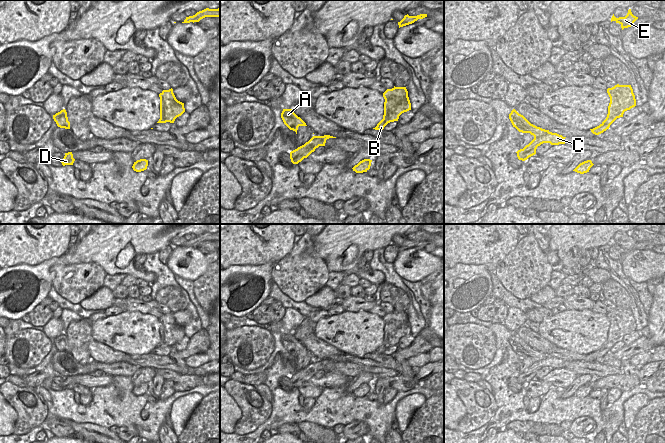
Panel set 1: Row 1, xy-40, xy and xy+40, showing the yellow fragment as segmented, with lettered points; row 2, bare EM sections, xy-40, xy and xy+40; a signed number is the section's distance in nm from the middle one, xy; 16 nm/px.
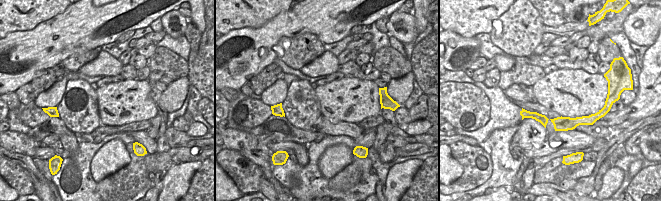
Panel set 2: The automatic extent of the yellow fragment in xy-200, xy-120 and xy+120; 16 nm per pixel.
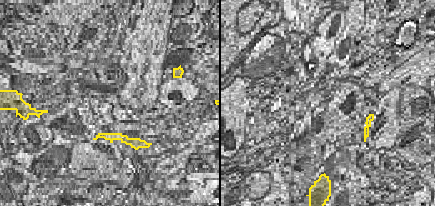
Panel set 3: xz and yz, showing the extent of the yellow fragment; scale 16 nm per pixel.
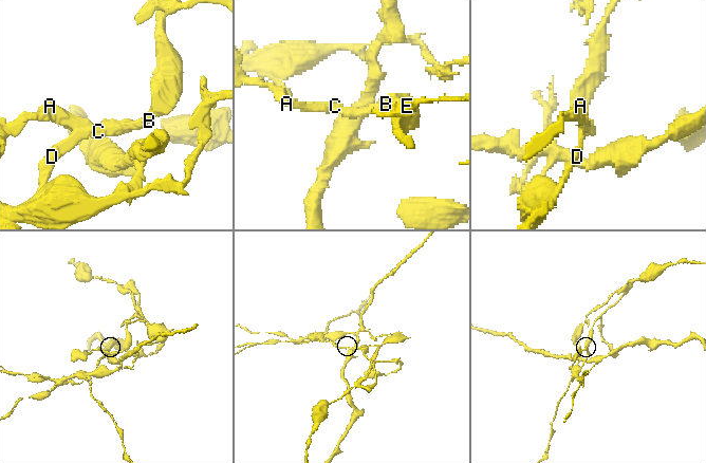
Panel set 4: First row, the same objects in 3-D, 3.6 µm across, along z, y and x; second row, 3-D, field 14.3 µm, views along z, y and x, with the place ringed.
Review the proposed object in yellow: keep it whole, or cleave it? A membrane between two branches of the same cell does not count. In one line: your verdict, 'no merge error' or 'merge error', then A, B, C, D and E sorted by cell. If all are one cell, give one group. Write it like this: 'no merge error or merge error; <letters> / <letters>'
merge error; A / B C D E

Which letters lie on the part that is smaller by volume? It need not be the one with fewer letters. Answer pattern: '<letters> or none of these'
A

